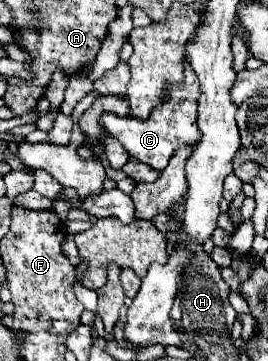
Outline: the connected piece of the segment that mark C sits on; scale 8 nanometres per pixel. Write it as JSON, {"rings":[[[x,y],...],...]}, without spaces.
{"rings":[[[186,56],[184,60],[184,82],[174,86],[174,84],[168,84],[166,86],[166,96],[168,100],[158,104],[156,108],[152,108],[148,120],[136,120],[136,118],[120,118],[116,114],[102,114],[98,124],[106,130],[108,136],[116,138],[124,150],[130,154],[130,158],[138,160],[138,162],[144,162],[148,166],[152,166],[154,170],[164,170],[170,156],[174,154],[176,148],[180,146],[194,146],[200,142],[200,130],[198,130],[198,124],[196,124],[196,106],[198,106],[198,94],[200,94],[200,86],[198,86],[198,78],[194,74],[194,70],[190,68],[190,60]]]}

